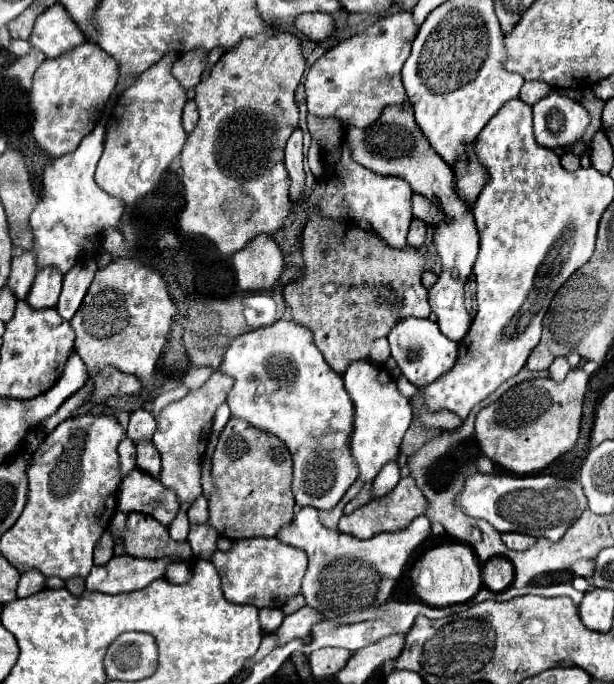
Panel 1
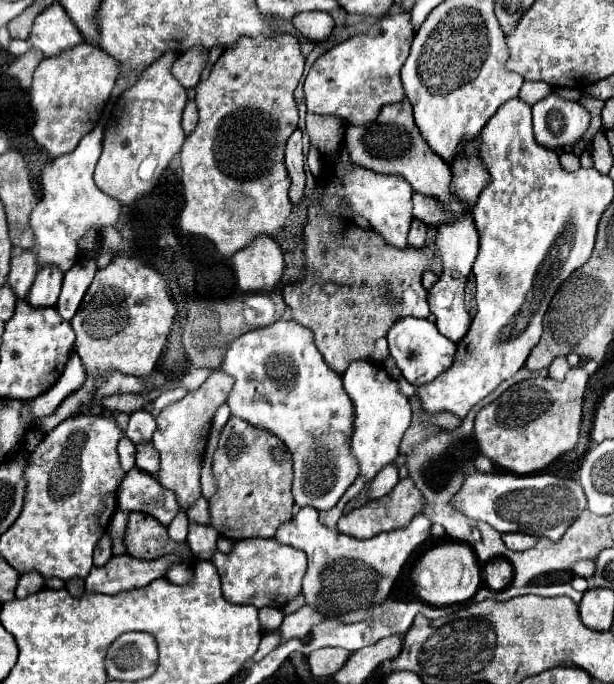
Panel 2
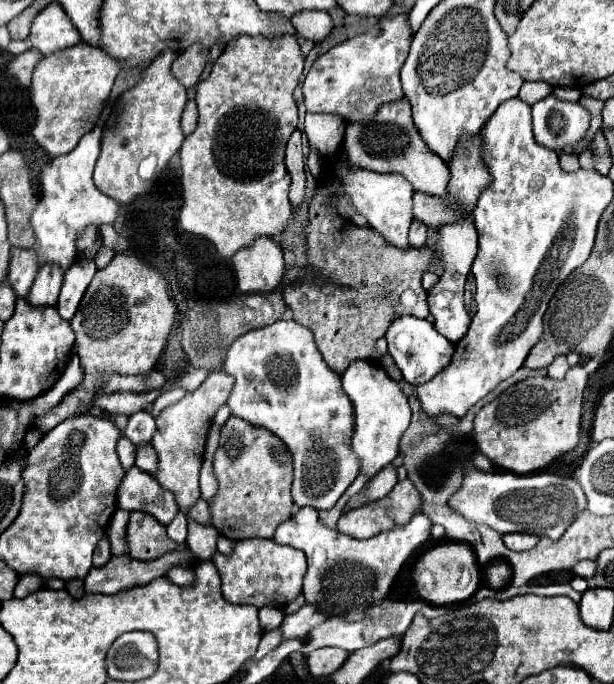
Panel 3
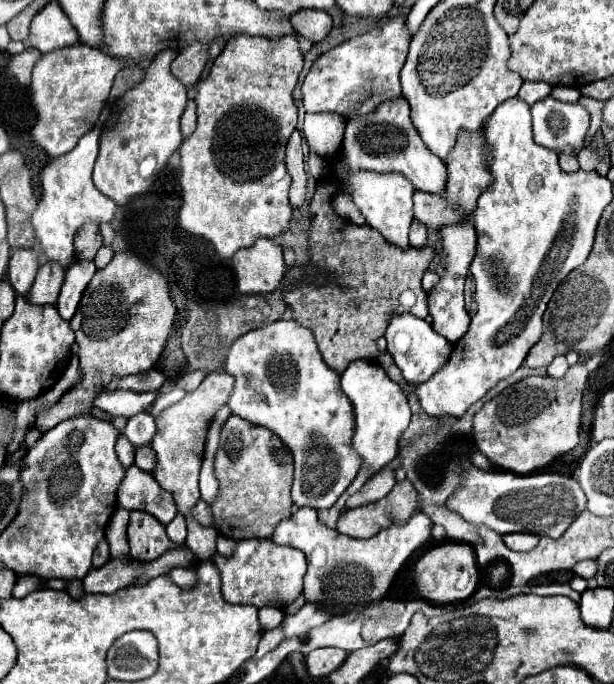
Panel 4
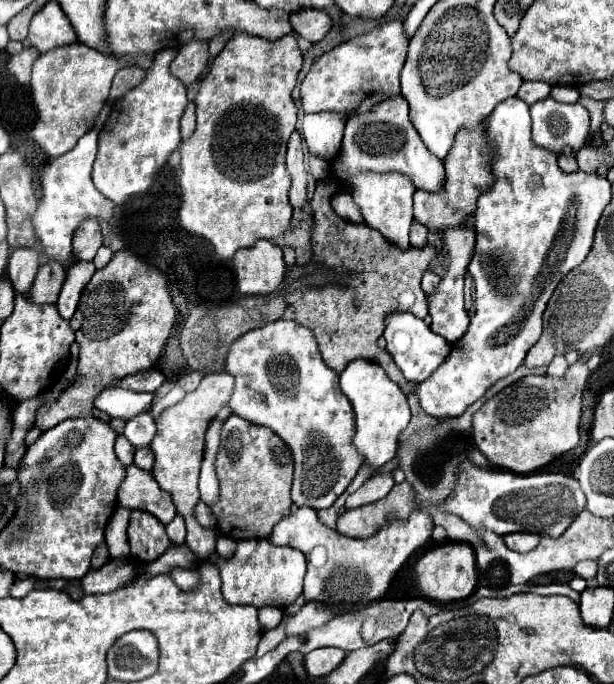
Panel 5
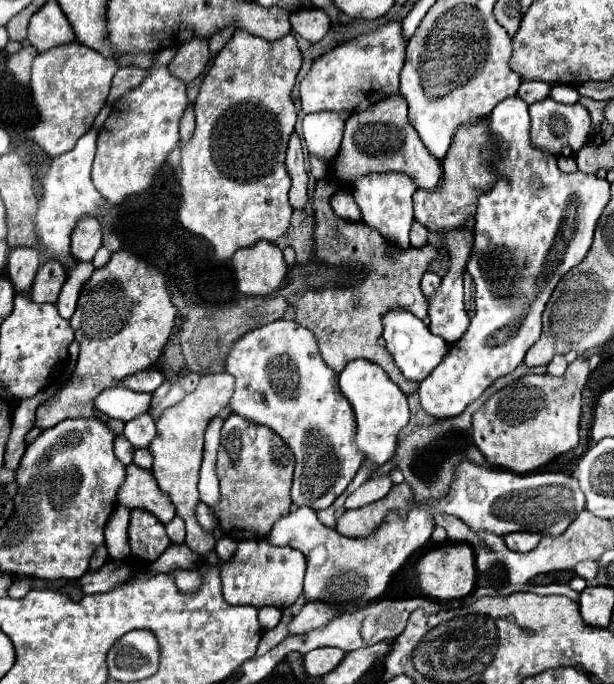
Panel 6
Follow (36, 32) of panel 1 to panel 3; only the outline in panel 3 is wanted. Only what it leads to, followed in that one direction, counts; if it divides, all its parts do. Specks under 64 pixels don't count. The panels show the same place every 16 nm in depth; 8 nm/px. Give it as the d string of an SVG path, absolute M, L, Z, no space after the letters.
M52 2L34 18L28 42L44 56L50 56L58 50L66 50L80 44L82 36L64 12L64 8L60 8L58 2Z

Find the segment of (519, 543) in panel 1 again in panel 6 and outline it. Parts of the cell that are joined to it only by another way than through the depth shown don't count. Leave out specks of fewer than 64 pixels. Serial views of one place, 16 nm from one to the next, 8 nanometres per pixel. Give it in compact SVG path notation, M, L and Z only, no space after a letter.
M514 532L514 534L506 534L504 542L514 552L530 552L532 548L536 548L540 538L542 538L540 534L532 534L532 532Z

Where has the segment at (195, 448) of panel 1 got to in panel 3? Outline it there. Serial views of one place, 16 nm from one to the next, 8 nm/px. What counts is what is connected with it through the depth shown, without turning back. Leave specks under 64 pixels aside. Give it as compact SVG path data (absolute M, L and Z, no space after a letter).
M212 372L198 390L188 392L180 402L164 408L156 418L158 430L152 438L152 446L156 448L158 458L160 458L156 480L160 482L162 488L174 492L176 502L182 512L188 512L190 506L200 498L198 478L200 478L200 466L202 466L202 454L206 446L208 428L212 426L212 418L216 410L222 404L226 404L232 384L234 380L226 372Z

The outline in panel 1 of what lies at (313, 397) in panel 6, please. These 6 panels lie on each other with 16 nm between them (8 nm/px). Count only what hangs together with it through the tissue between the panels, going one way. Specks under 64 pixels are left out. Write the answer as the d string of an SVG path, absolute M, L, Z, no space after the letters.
M278 320L272 326L252 330L248 334L238 336L224 356L220 370L226 376L234 378L234 386L228 394L232 416L248 420L252 426L278 436L292 454L294 462L294 480L292 492L298 506L312 506L316 510L332 510L346 490L358 478L356 464L350 456L350 434L354 424L354 406L344 388L344 380L332 368L328 368L326 360L320 356L320 350L314 344L312 332L304 326Z

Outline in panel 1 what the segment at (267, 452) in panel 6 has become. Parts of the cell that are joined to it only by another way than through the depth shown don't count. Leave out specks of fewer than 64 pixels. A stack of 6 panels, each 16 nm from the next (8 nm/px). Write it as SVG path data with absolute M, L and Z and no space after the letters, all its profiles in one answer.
M230 418L226 428L218 438L218 446L212 456L212 480L214 492L210 496L210 518L208 524L218 530L220 536L228 540L240 538L254 538L254 536L276 536L280 528L294 520L294 494L290 490L292 482L292 458L284 442L280 438L260 432L258 428L250 426L246 420Z

